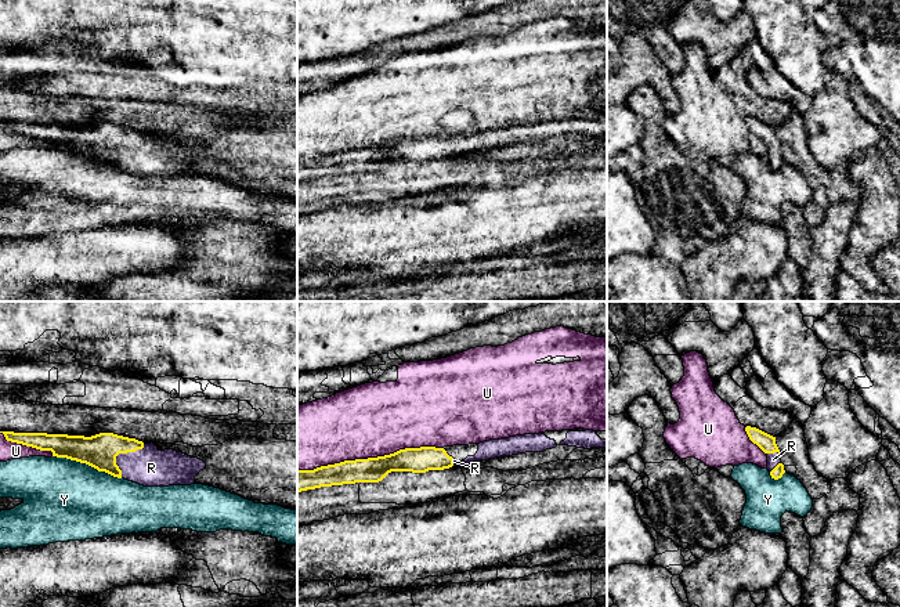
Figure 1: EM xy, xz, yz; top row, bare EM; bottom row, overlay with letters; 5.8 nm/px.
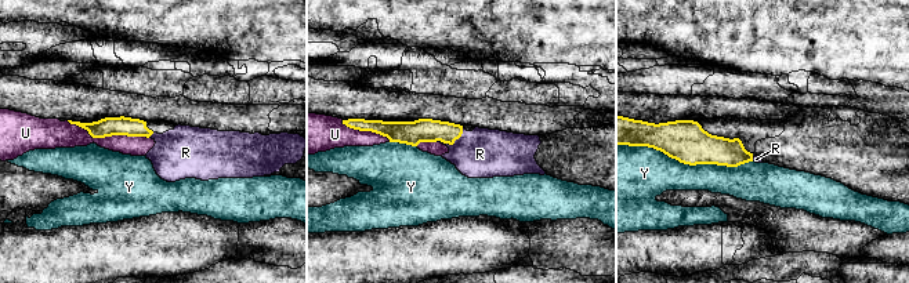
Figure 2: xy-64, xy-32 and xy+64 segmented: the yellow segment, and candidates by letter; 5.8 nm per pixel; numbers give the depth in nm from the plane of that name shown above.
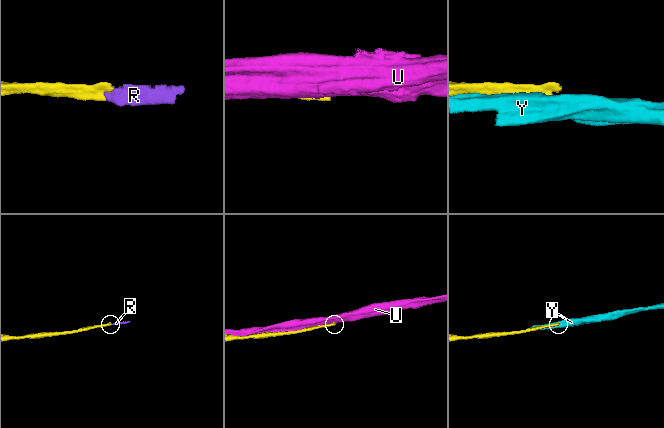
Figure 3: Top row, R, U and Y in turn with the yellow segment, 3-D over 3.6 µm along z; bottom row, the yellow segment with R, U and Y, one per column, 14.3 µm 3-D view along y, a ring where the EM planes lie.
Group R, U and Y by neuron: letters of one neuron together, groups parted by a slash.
R / U / Y

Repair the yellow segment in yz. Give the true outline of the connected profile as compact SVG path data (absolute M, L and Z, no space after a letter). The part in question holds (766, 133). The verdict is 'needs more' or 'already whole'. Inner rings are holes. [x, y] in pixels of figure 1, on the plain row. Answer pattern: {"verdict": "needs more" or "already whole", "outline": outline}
{"verdict": "needs more", "outline": "M747 116L745 122L749 130L767 145L767 160L770 162L771 169L781 169L785 160L781 153L781 145L776 134L776 127L751 116Z"}

